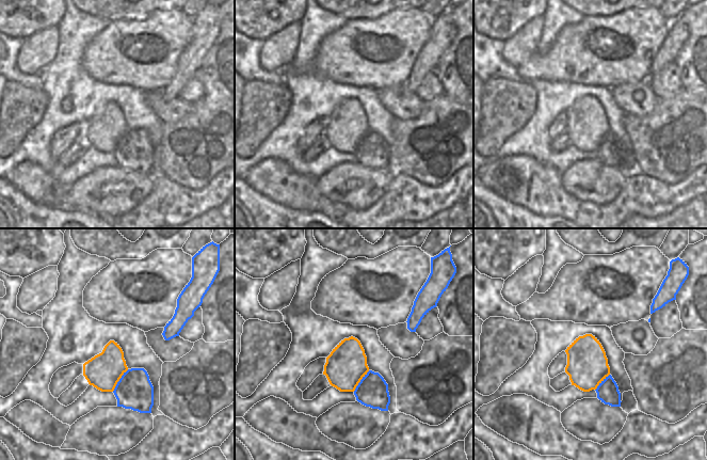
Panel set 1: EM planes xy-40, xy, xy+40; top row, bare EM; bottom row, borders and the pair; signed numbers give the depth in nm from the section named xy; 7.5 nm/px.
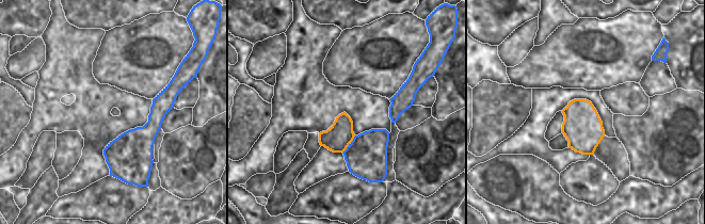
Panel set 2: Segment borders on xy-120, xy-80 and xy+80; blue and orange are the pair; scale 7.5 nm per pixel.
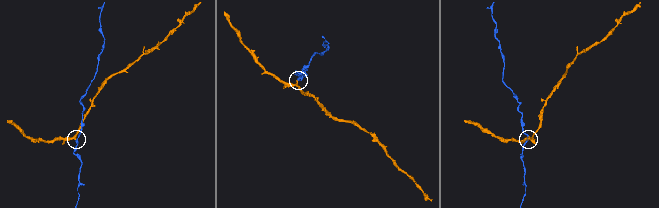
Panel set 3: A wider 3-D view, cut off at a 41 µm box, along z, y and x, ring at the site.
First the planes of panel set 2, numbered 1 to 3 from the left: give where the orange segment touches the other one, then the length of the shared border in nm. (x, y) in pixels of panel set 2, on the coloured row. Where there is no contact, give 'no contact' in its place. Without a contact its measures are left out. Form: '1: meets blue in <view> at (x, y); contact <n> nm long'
1: no contact
2: meets blue in xy-80 at (350, 144); contact 170 nm long
3: no contact

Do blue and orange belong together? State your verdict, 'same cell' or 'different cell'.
different cell

